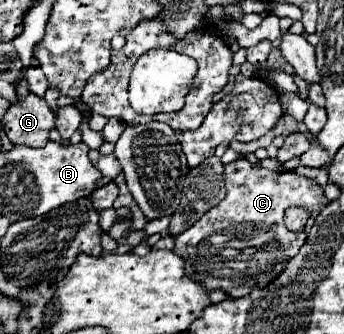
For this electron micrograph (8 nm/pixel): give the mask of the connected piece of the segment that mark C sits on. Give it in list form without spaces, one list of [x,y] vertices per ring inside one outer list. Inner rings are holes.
[[[239,158],[224,166],[224,182],[225,200],[213,206],[213,210],[205,212],[189,230],[183,230],[181,234],[177,234],[173,252],[185,260],[187,272],[191,272],[197,278],[199,286],[203,286],[205,290],[223,290],[229,296],[239,298],[249,294],[253,288],[267,286],[285,268],[285,262],[291,260],[297,254],[297,250],[303,246],[309,226],[313,224],[315,216],[327,206],[327,200],[323,196],[323,188],[315,180],[299,176],[295,172],[287,172],[287,170],[271,172],[257,164],[251,164],[245,158]],[[289,206],[301,206],[309,210],[311,214],[307,226],[301,232],[289,232],[283,226],[283,212]]]

